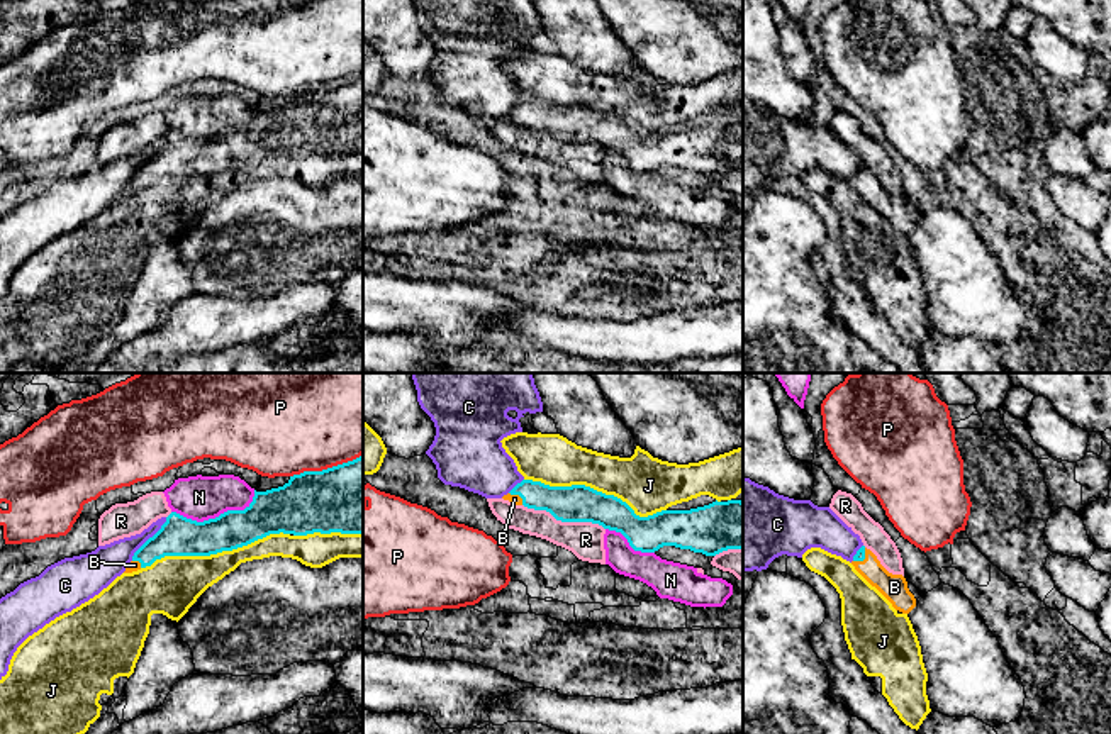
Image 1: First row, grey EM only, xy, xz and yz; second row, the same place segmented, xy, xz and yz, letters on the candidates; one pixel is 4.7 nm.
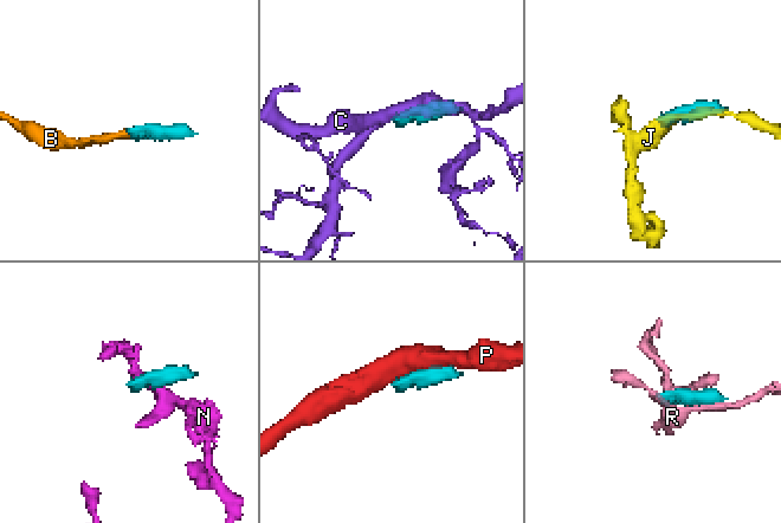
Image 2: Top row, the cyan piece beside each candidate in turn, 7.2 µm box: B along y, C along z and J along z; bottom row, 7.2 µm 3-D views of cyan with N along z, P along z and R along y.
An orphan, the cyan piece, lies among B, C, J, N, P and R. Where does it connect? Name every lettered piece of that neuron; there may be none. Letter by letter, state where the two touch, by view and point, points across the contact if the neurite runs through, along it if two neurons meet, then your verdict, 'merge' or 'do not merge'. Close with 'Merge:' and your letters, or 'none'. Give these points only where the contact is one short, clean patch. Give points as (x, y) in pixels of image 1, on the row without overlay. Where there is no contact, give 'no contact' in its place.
B: yz (864, 178) | across yz (860, 175), (864, 178), (894, 207) | merge
C: xy (148, 160) | do not merge
J: xy (214, 173) | do not merge
N: xy (216, 138) | do not merge
P: xy (328, 88) | do not merge
R: xz (563, 141) | do not merge
Merge: B

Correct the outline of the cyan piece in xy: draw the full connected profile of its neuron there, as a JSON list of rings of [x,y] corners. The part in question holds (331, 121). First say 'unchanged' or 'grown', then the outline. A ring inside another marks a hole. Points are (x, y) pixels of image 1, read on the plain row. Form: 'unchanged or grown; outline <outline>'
grown; outline [[[363,75],[322,92],[293,95],[278,108],[254,110],[244,131],[227,131],[204,142],[171,132],[124,193],[165,176],[210,176],[280,153],[363,154]]]

